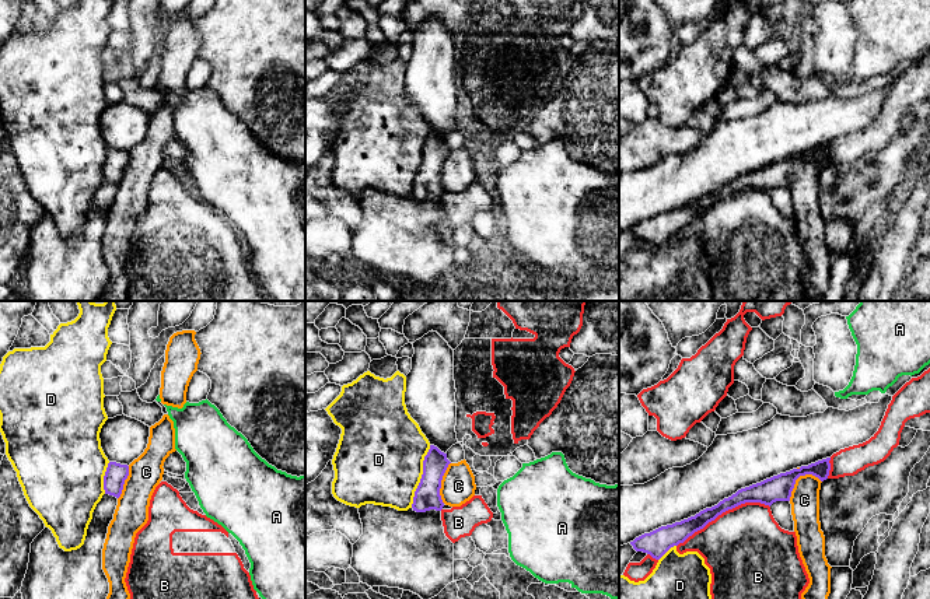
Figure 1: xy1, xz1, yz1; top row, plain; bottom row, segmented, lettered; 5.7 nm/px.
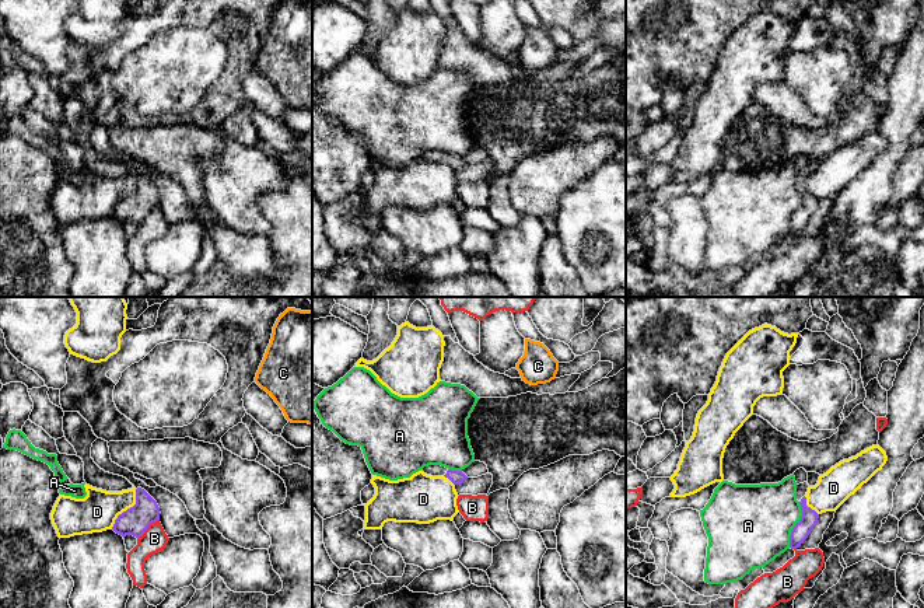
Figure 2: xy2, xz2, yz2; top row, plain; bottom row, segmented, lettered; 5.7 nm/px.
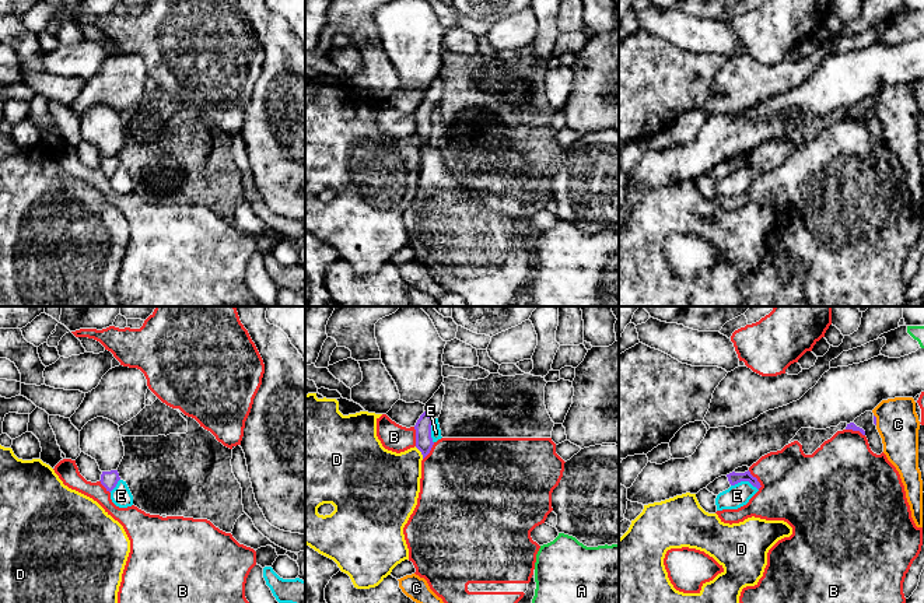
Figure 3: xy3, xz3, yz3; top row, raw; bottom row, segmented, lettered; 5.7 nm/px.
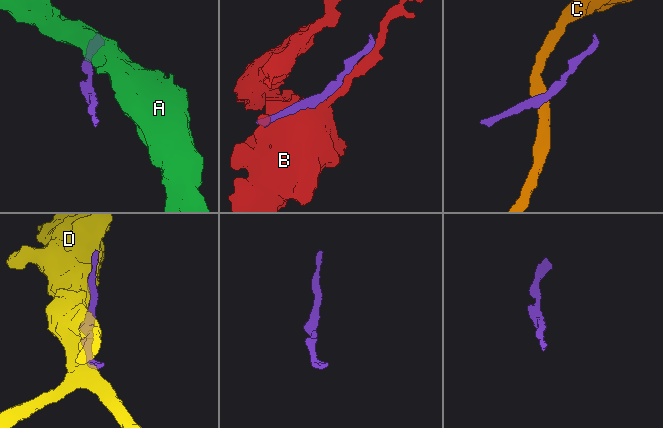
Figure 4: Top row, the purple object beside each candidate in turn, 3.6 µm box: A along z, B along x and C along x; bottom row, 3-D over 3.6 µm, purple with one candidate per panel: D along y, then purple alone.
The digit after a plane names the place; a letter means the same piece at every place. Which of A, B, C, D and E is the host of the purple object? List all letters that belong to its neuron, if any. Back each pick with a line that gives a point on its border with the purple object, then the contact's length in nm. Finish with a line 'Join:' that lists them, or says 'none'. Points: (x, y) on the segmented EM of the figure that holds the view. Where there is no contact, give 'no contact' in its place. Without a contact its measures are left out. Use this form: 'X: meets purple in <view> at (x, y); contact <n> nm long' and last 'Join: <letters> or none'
Join: none

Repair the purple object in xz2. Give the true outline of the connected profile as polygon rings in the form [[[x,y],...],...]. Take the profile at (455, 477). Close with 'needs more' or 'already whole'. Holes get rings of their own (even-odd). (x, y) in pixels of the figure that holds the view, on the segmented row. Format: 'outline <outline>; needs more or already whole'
outline [[[428,465],[428,467],[424,467],[421,471],[431,476],[445,476],[454,485],[459,485],[468,479],[468,476],[462,471],[452,471],[441,465]]]; needs more

